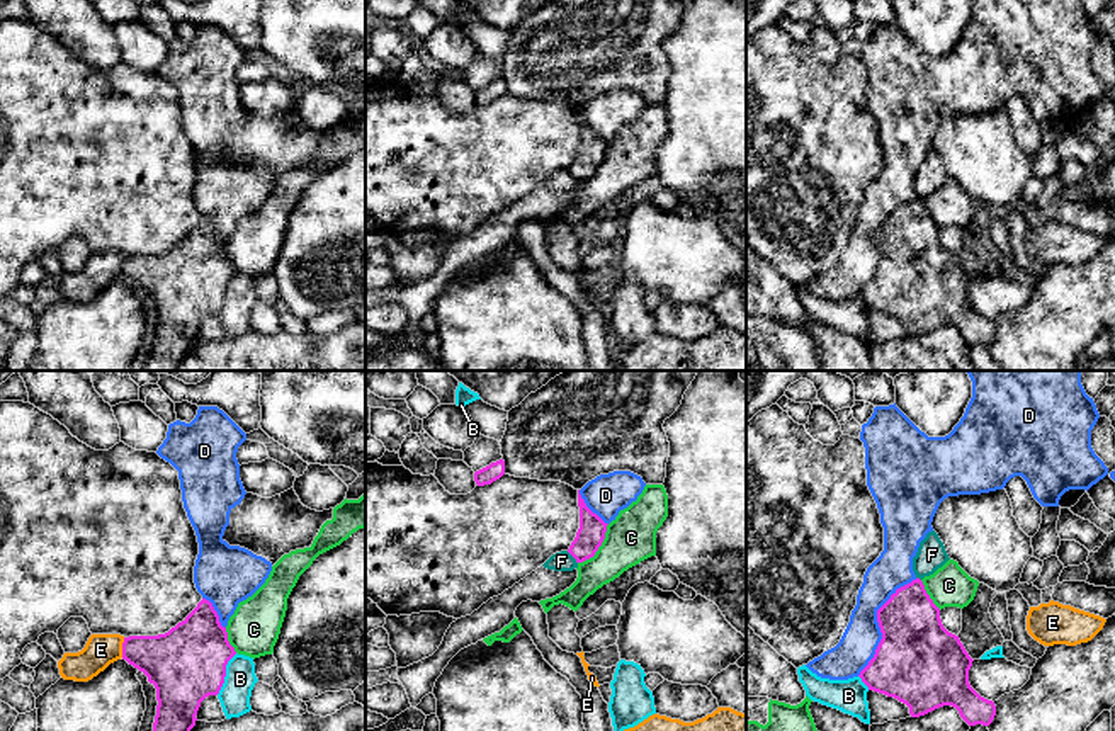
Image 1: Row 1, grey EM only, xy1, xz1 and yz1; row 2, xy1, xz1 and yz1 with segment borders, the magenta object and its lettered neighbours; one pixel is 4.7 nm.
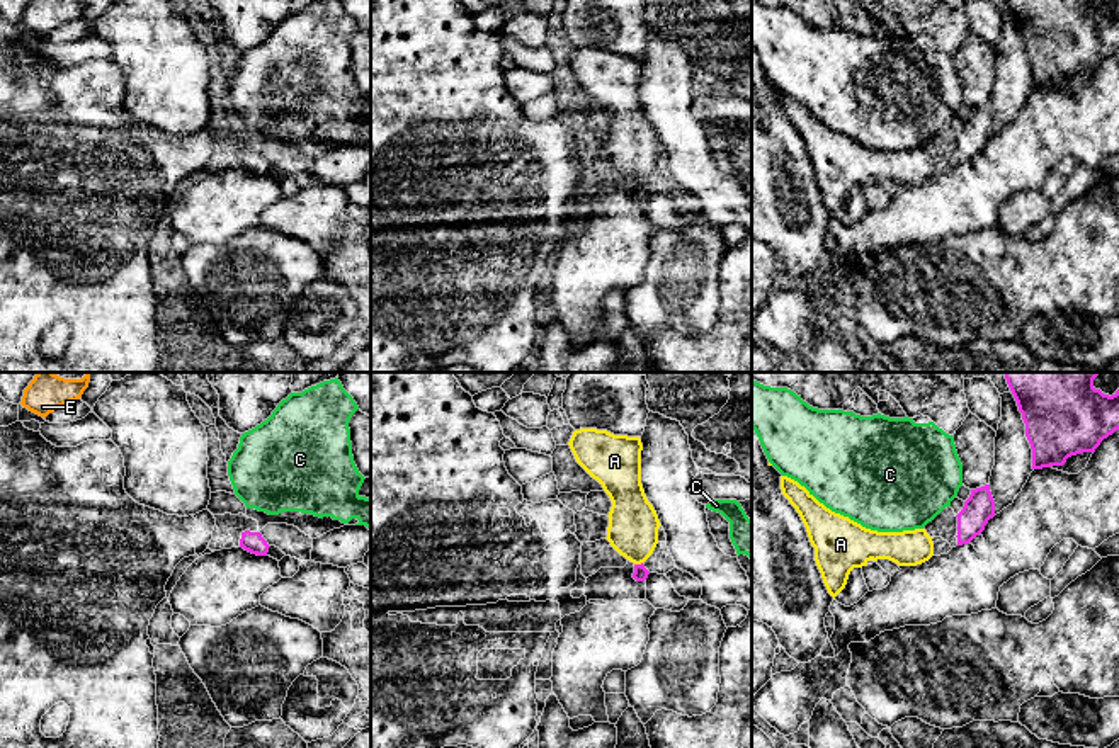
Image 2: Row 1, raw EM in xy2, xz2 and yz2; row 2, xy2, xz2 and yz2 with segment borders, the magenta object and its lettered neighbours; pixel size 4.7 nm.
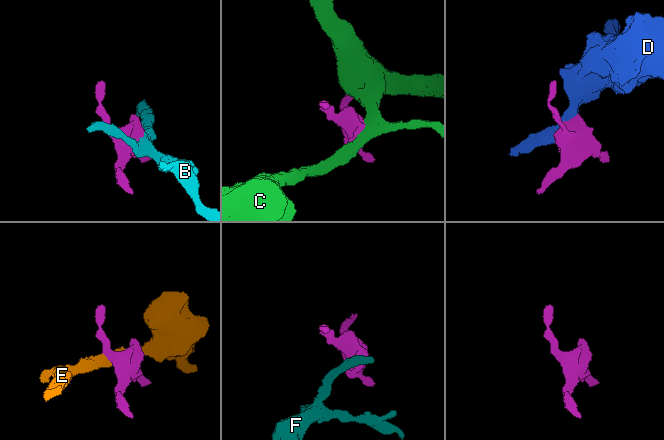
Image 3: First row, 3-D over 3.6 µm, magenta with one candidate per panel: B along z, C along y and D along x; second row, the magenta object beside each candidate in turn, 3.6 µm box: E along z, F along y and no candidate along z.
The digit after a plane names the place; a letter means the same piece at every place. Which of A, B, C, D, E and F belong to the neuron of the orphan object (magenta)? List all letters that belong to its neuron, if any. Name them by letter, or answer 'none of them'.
A

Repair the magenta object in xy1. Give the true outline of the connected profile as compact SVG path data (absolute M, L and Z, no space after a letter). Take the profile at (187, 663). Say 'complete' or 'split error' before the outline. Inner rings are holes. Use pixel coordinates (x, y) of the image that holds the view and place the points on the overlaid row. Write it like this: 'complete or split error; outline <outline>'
complete; outline M206 598L168 632L129 636L122 643L122 660L143 672L156 688L158 706L153 731L190 731L195 726L201 702L219 694L226 665L235 654L226 627L221 626L218 612Z

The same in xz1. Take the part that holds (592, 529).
complete; outline M580 490L578 507L580 507L580 529L568 552L576 559L576 563L583 563L593 558L598 547L602 546L608 524L605 524L597 513L593 513L586 507L585 500L580 495Z

